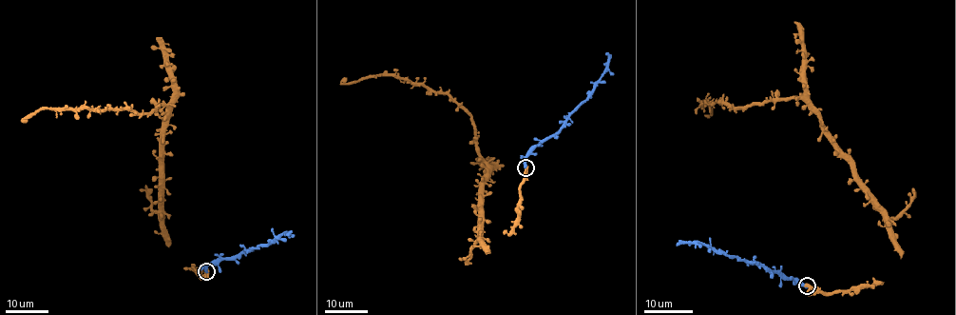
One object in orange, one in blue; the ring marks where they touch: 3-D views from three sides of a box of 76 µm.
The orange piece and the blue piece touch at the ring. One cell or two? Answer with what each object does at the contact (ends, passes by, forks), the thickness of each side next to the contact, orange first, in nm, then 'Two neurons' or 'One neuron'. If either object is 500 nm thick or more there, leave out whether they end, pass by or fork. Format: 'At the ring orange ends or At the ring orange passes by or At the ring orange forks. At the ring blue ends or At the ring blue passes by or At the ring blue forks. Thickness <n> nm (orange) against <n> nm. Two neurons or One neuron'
At the ring orange passes by. At the ring blue ends. Thickness 420 nm (orange) against 480 nm. One neuron

